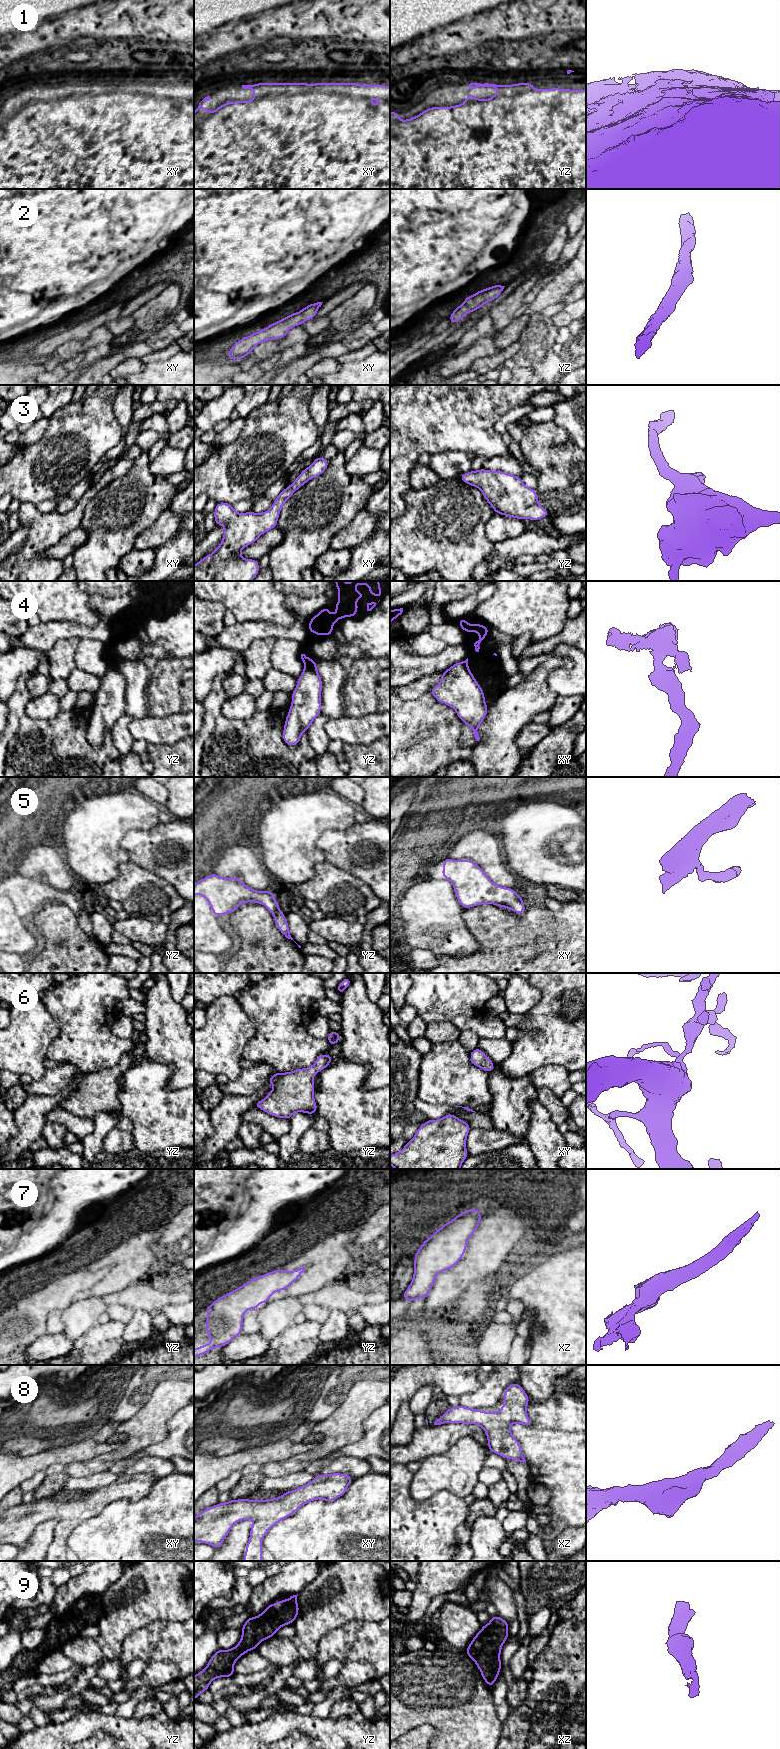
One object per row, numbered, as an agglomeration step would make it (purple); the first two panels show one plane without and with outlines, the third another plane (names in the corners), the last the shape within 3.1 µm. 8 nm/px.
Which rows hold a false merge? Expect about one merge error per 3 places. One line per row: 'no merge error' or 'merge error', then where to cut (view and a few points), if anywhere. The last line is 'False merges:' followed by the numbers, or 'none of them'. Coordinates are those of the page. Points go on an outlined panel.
1: no merge error; no cut
2: no merge error; no cut
3: no merge error; no cut
4: merge error; cut in yz along (313, 661), (311, 664), (305, 665)
5: no merge error; no cut
6: no merge error; no cut
7: no merge error; no cut
8: no merge error; no cut
9: no merge error; no cut
False merges: 4

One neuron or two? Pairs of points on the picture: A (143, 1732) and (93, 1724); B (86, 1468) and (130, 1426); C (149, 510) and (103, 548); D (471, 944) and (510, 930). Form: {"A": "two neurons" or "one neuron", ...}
{"A": "one neuron", "B": "one neuron", "C": "one neuron", "D": "two neurons"}

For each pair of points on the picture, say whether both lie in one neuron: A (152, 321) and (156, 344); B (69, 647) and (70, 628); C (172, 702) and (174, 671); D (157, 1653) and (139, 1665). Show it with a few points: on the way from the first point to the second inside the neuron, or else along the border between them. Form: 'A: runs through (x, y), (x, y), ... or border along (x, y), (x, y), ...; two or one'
A: border along (171, 319), (151, 333); two
B: border along (80, 637), (63, 638), (50, 650); two
C: runs through (172, 694), (172, 679); one
D: border along (146, 1663), (142, 1675), (126, 1677); two

